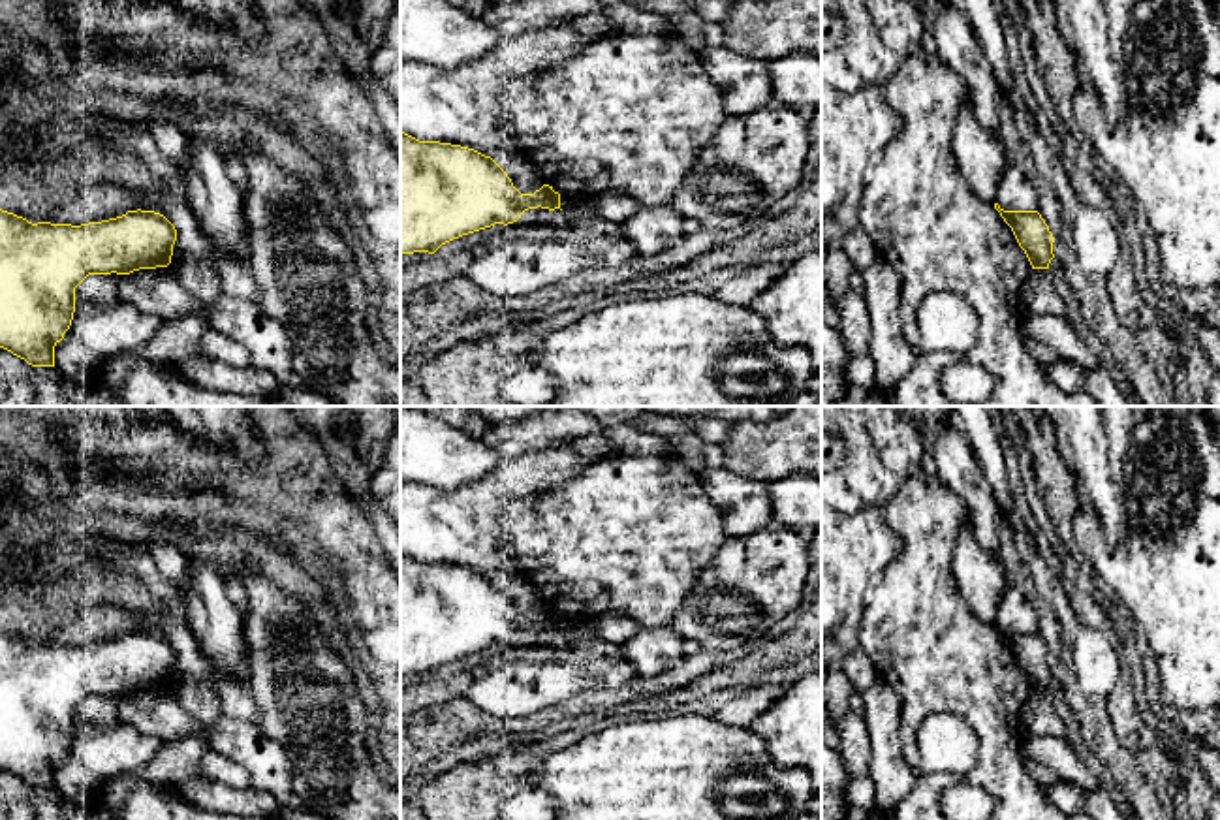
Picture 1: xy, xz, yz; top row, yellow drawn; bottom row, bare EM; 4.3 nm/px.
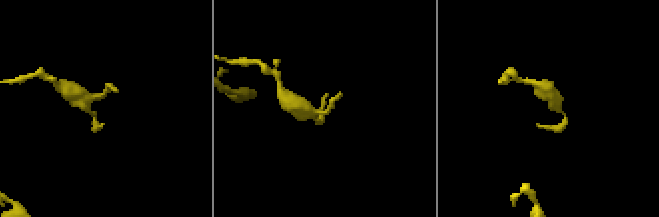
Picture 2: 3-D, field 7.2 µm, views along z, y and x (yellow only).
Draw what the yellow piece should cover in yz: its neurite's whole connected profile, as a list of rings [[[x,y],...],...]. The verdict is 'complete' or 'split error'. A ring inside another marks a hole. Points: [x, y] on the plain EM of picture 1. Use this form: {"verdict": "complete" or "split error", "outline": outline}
{"verdict": "complete", "outline": [[[998,624],[994,630],[1011,649],[1019,668],[1024,671],[1032,690],[1049,690],[1055,658],[1038,632],[1004,632]]]}

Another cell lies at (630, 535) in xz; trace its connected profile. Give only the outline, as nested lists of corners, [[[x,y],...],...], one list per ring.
[[[609,455],[573,480],[502,506],[521,572],[564,617],[624,613],[643,628],[671,626],[688,591],[724,542],[720,510],[697,474],[669,455]]]

